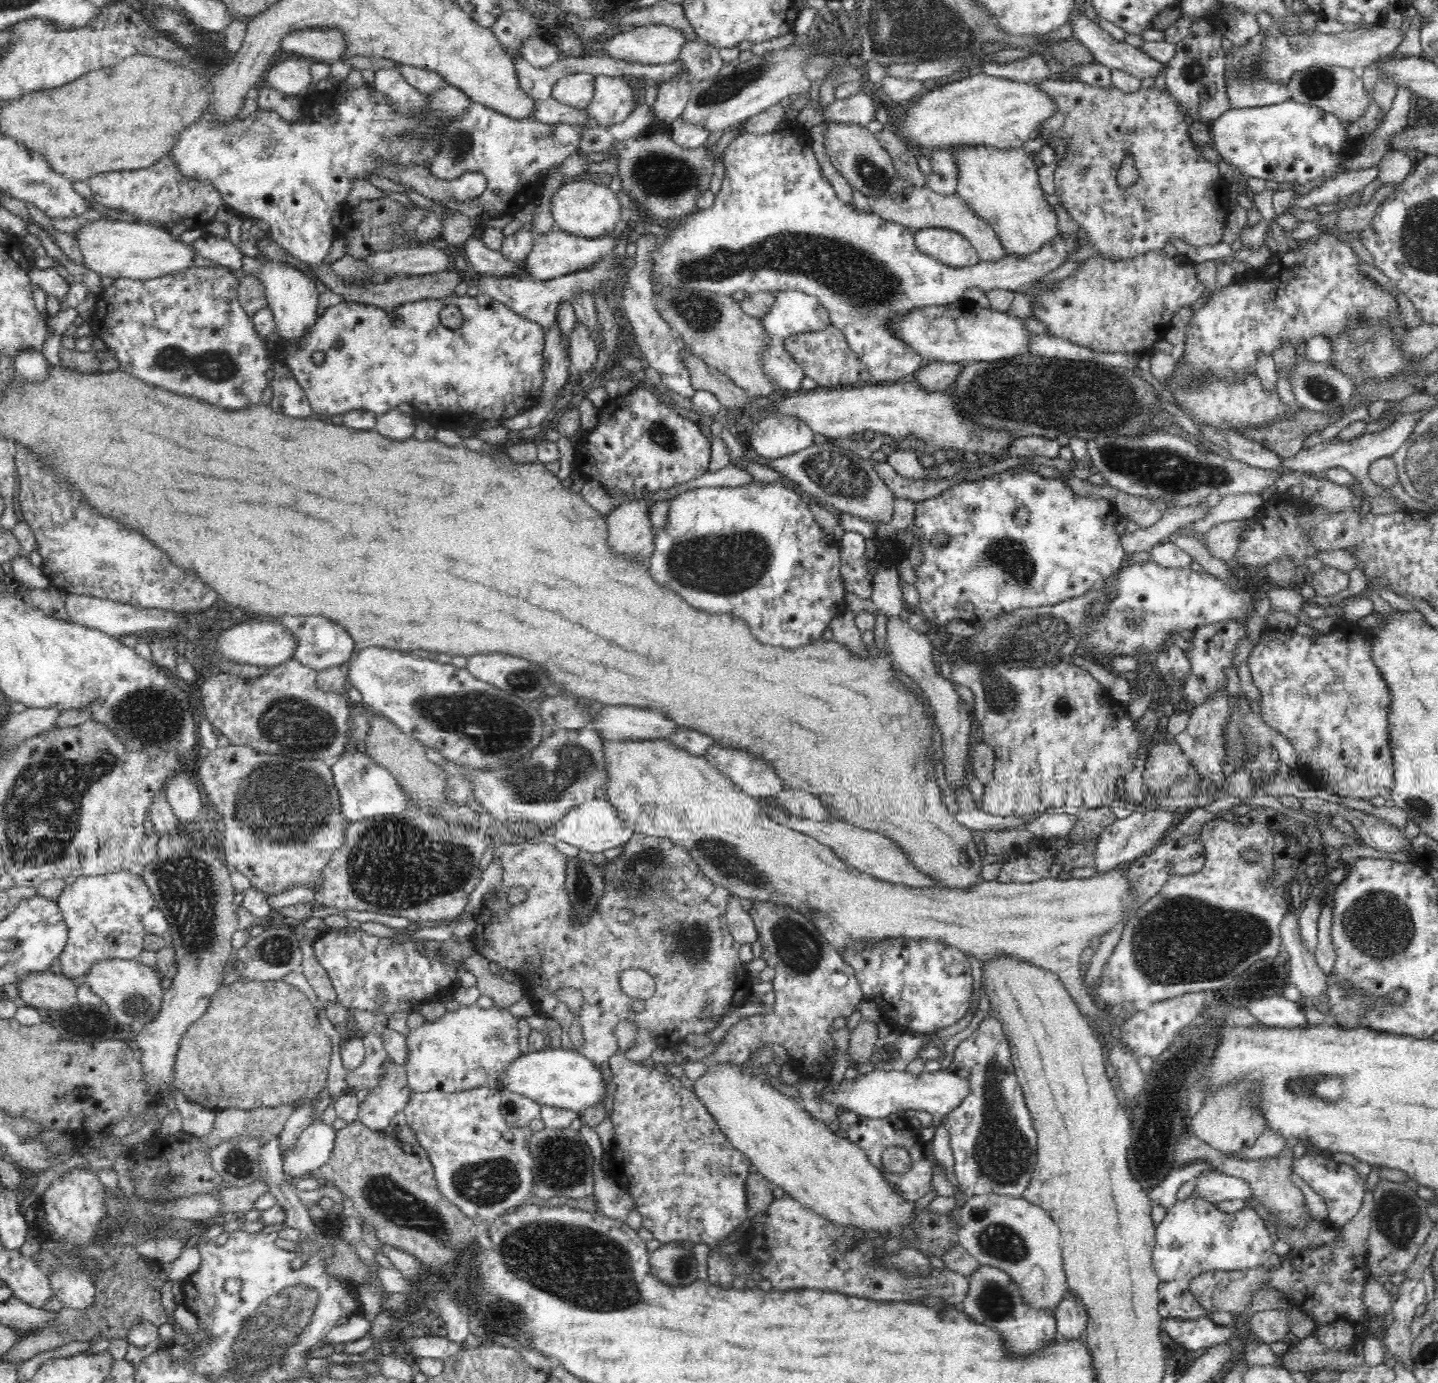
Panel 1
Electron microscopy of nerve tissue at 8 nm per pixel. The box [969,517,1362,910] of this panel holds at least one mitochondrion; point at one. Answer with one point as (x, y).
(1039, 637)

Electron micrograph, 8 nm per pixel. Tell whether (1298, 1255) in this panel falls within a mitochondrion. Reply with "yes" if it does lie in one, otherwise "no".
no

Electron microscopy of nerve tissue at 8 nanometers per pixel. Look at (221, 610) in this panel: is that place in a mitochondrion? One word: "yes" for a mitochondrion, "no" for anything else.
no

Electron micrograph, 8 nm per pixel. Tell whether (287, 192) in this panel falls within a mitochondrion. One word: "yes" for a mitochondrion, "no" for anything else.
no

